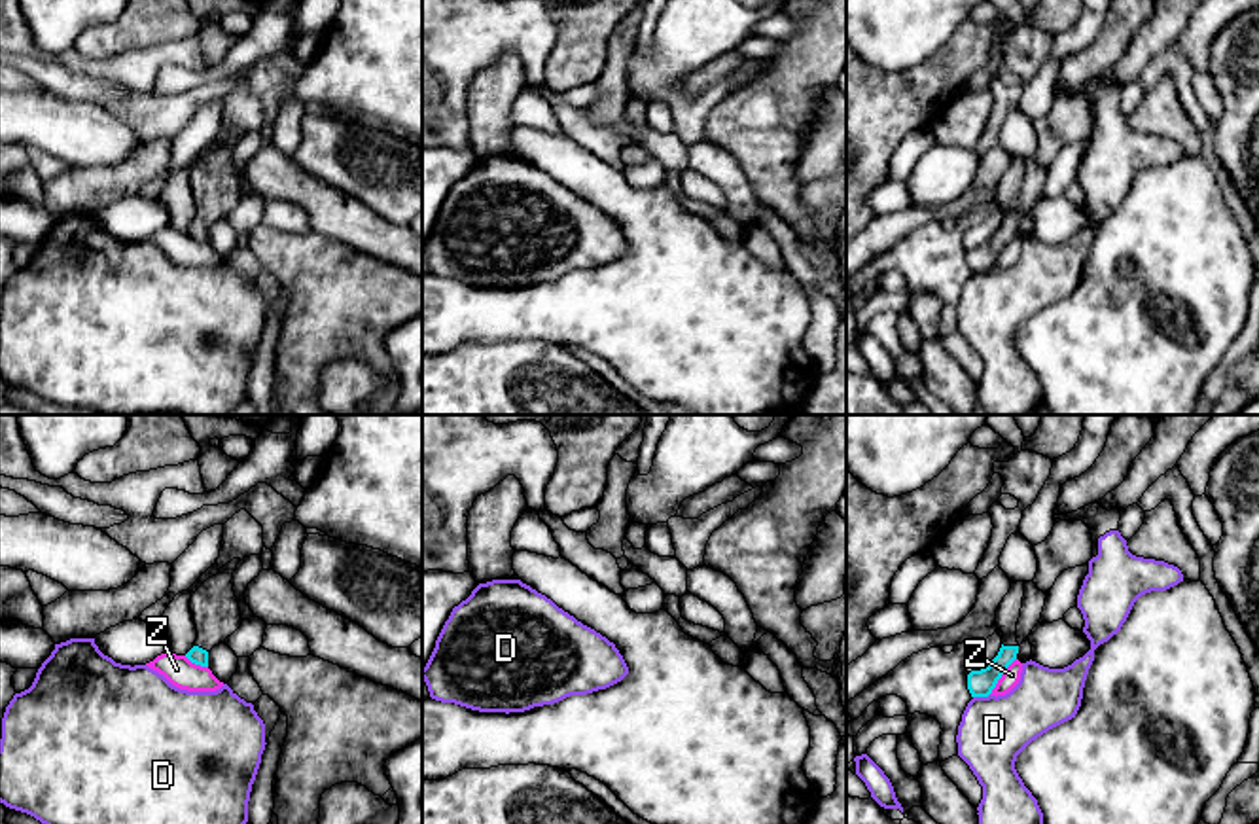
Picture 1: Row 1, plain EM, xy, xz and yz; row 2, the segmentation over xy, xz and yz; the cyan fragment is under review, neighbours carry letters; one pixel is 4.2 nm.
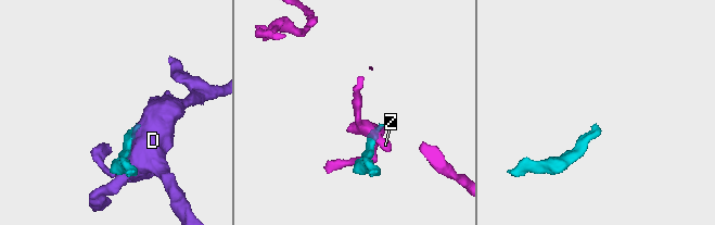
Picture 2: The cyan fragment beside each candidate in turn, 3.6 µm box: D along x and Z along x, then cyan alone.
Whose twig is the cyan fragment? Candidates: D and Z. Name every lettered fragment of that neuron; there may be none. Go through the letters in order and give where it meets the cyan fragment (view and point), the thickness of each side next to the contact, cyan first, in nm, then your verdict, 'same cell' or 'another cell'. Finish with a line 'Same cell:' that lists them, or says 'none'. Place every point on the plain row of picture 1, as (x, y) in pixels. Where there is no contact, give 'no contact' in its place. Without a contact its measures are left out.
D: contact yz (981, 271); calibres 110 and 280 nm; another cell
Z: contact yz (1000, 252); calibres 110 and 80 nm; another cell
Same cell: none

